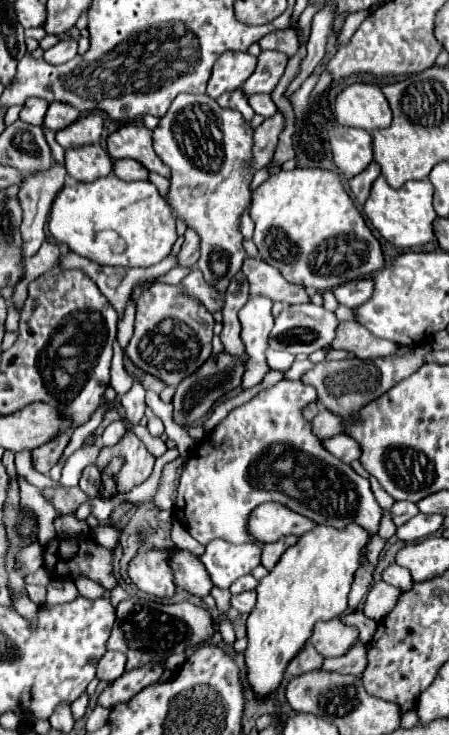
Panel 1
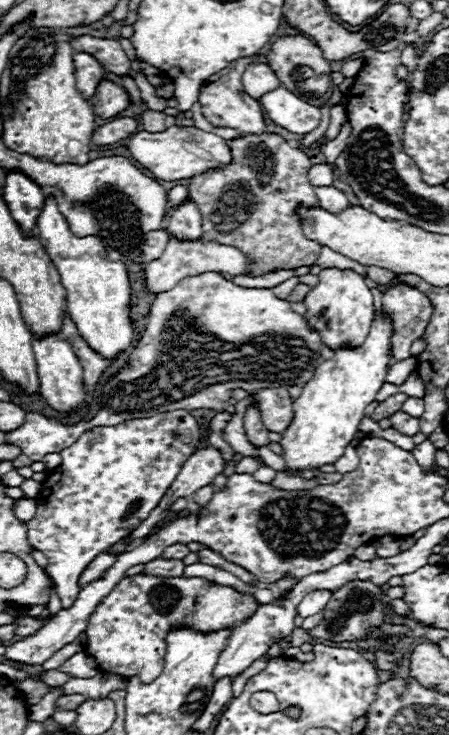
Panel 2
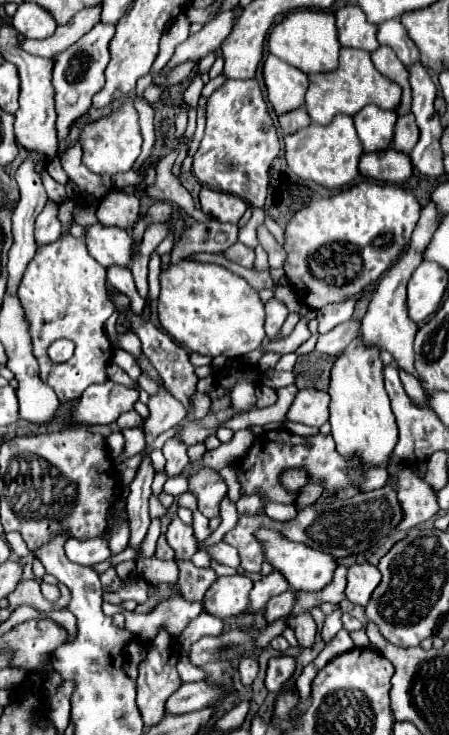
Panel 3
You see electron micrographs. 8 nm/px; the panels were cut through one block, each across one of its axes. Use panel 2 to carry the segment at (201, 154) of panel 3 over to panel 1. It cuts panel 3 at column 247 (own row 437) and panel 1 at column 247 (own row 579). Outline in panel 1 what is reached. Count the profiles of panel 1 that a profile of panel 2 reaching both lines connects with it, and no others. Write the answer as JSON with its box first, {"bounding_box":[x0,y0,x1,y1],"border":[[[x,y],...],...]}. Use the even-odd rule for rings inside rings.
{"bounding_box":[206,52,256,98],"border":[[[224,52],[222,60],[214,64],[214,76],[206,88],[210,98],[218,98],[224,92],[238,90],[254,72],[256,58],[248,52]]]}

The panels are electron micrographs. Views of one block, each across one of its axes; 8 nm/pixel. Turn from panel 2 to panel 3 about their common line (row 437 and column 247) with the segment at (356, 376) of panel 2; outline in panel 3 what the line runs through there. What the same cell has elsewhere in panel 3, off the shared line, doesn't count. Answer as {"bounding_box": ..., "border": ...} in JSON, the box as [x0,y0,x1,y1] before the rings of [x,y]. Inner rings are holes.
{"bounding_box":[160,260,266,358],"border":[[[182,260],[162,270],[160,286],[160,324],[188,352],[206,354],[212,358],[240,358],[260,348],[266,340],[264,302],[244,278],[232,274],[230,270],[216,264]]]}

